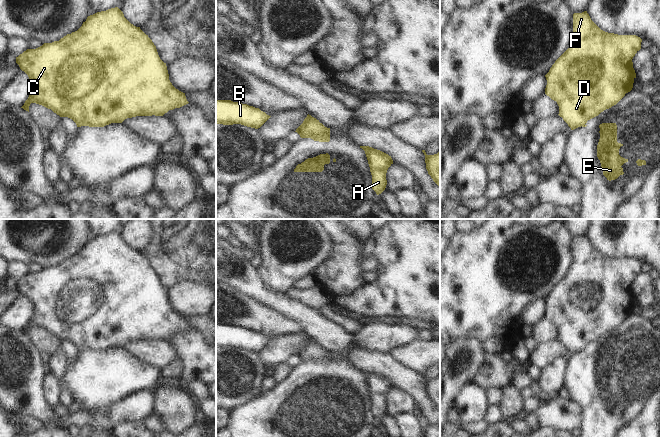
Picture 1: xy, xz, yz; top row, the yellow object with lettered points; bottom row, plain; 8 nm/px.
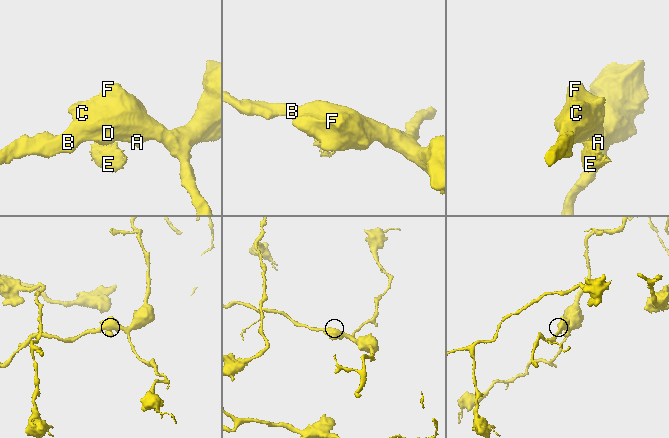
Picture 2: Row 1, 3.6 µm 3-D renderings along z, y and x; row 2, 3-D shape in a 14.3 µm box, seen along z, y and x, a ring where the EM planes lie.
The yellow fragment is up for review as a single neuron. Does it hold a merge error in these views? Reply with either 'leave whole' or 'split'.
split

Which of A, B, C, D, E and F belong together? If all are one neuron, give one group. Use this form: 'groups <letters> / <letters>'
groups A B C D F / E

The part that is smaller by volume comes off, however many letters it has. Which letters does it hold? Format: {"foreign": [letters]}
{"foreign": ["E"]}

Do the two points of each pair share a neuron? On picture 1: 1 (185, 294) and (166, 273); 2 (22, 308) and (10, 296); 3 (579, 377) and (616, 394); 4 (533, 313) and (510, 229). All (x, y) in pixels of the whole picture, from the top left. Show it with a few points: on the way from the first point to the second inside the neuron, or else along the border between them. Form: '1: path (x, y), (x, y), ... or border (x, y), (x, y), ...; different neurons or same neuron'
1: border (199, 282), (178, 281), (166, 288); different neurons
2: border (21, 294), (10, 305); different neurons
3: path (588, 377), (599, 377), (607, 385); same neuron
4: border (544, 298), (526, 305), (521, 322); different neurons

